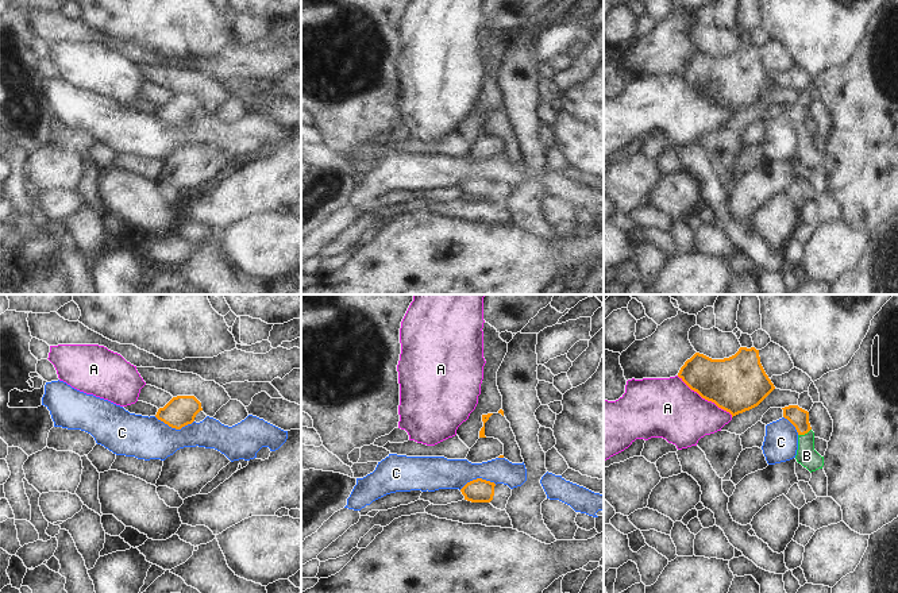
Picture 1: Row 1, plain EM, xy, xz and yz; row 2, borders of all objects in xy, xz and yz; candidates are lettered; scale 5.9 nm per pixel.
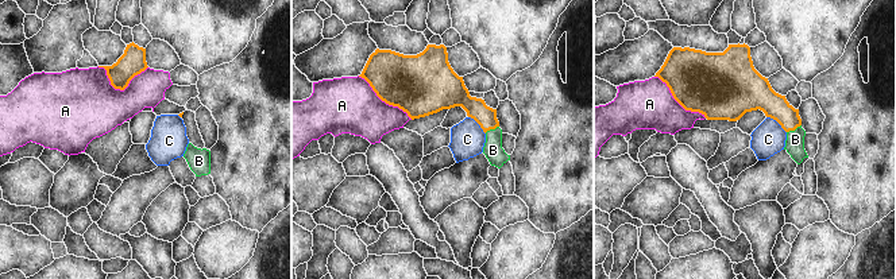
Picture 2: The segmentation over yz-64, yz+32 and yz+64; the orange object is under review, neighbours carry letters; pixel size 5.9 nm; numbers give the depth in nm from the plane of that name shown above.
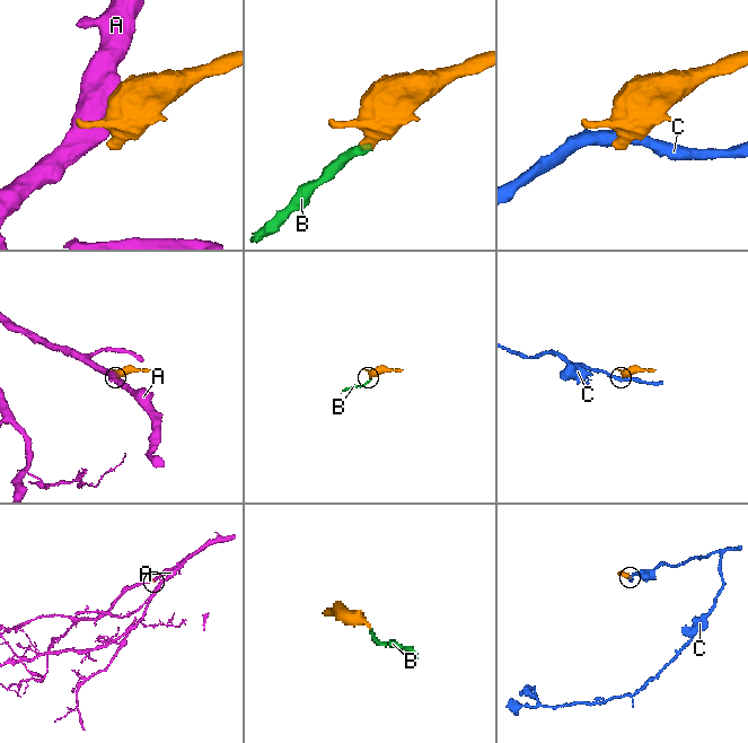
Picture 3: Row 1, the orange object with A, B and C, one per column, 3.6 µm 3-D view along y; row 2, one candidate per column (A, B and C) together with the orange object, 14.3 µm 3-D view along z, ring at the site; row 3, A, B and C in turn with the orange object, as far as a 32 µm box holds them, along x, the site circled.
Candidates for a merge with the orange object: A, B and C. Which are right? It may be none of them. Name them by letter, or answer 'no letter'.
B

